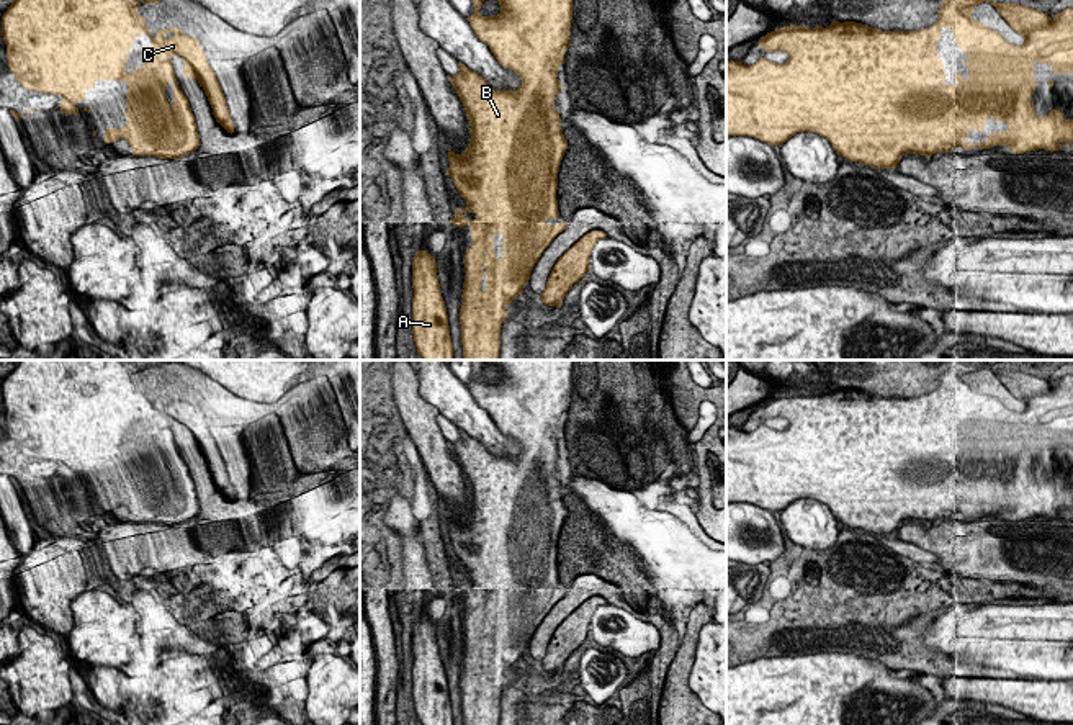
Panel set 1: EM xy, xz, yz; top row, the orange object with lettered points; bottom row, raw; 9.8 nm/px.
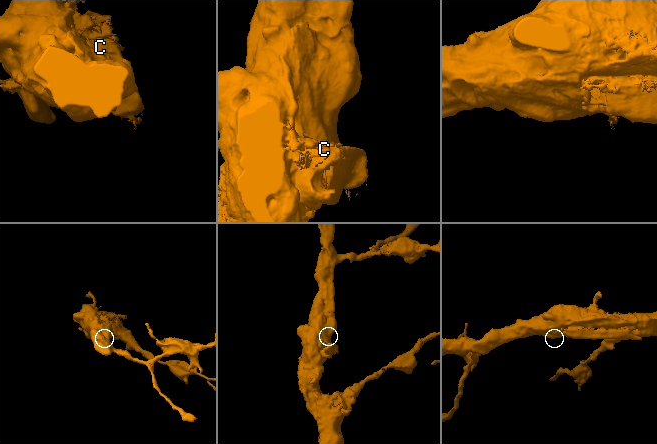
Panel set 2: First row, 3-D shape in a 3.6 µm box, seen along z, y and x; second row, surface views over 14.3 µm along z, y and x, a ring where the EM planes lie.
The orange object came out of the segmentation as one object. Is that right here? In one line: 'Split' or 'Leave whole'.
Split

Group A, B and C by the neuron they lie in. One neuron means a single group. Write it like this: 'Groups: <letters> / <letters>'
Groups: A / B C

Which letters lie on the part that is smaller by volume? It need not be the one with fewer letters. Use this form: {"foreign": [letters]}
{"foreign": ["A"]}

